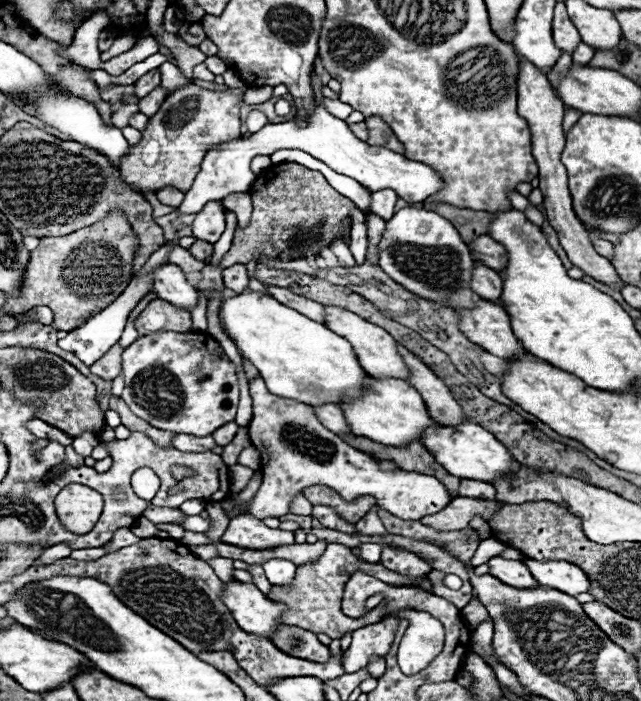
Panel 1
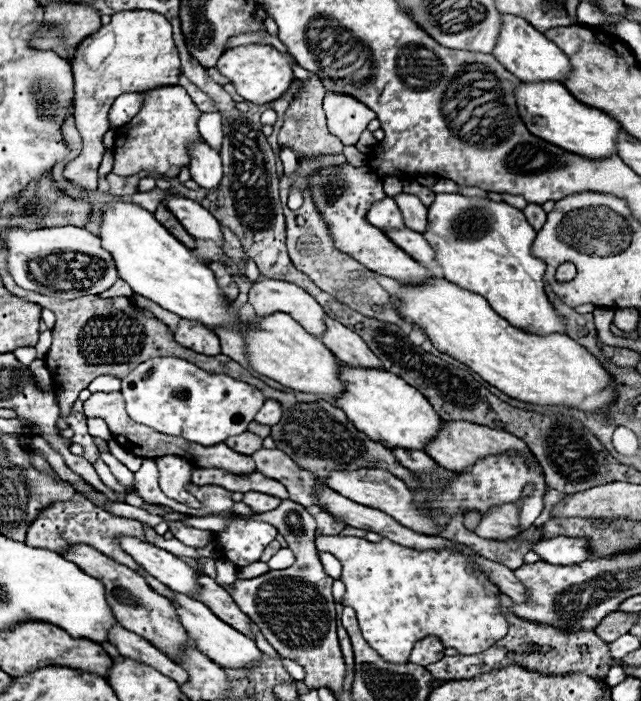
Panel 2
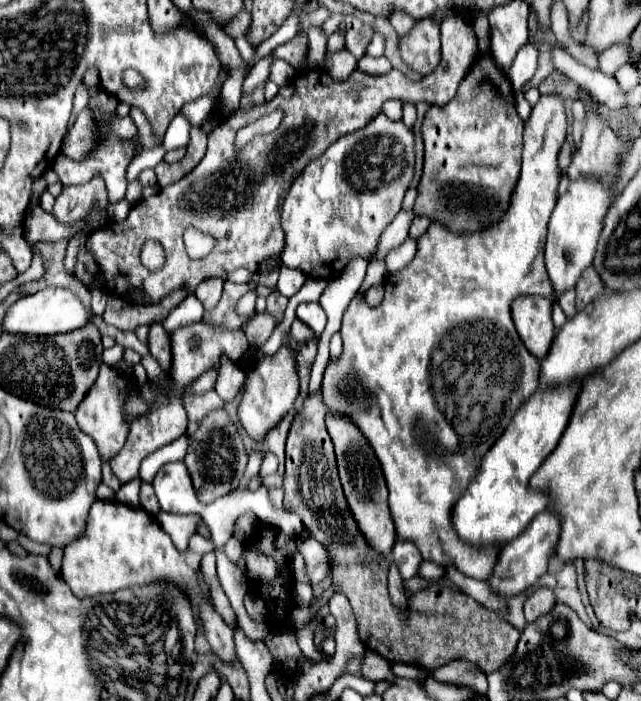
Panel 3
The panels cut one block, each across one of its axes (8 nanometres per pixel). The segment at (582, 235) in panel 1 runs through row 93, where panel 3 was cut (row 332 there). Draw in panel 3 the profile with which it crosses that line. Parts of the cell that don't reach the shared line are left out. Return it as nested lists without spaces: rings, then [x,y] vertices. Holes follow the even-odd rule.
[[[518,296],[512,302],[512,318],[526,348],[540,360],[546,356],[554,340],[554,324],[550,318],[552,302],[544,296]]]

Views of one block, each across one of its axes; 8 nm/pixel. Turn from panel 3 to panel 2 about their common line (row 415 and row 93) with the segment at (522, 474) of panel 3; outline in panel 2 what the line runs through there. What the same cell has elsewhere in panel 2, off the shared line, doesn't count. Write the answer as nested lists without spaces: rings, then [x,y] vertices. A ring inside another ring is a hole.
[[[522,82],[514,96],[520,118],[534,136],[588,160],[604,160],[618,154],[616,140],[622,126],[610,114],[578,102],[560,82]]]

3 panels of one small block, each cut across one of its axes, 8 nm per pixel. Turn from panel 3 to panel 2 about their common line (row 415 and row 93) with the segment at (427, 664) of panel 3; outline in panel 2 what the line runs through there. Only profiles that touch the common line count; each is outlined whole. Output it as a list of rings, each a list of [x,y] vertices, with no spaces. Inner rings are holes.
[[[310,76],[308,82],[302,84],[300,92],[296,94],[294,102],[290,104],[286,116],[284,116],[284,126],[278,134],[278,144],[282,148],[290,148],[296,152],[298,158],[316,158],[316,156],[324,156],[324,154],[342,154],[342,142],[332,136],[326,130],[326,118],[324,118],[324,110],[322,110],[322,98],[324,98],[326,90],[322,86],[322,82],[318,80],[318,76]]]

